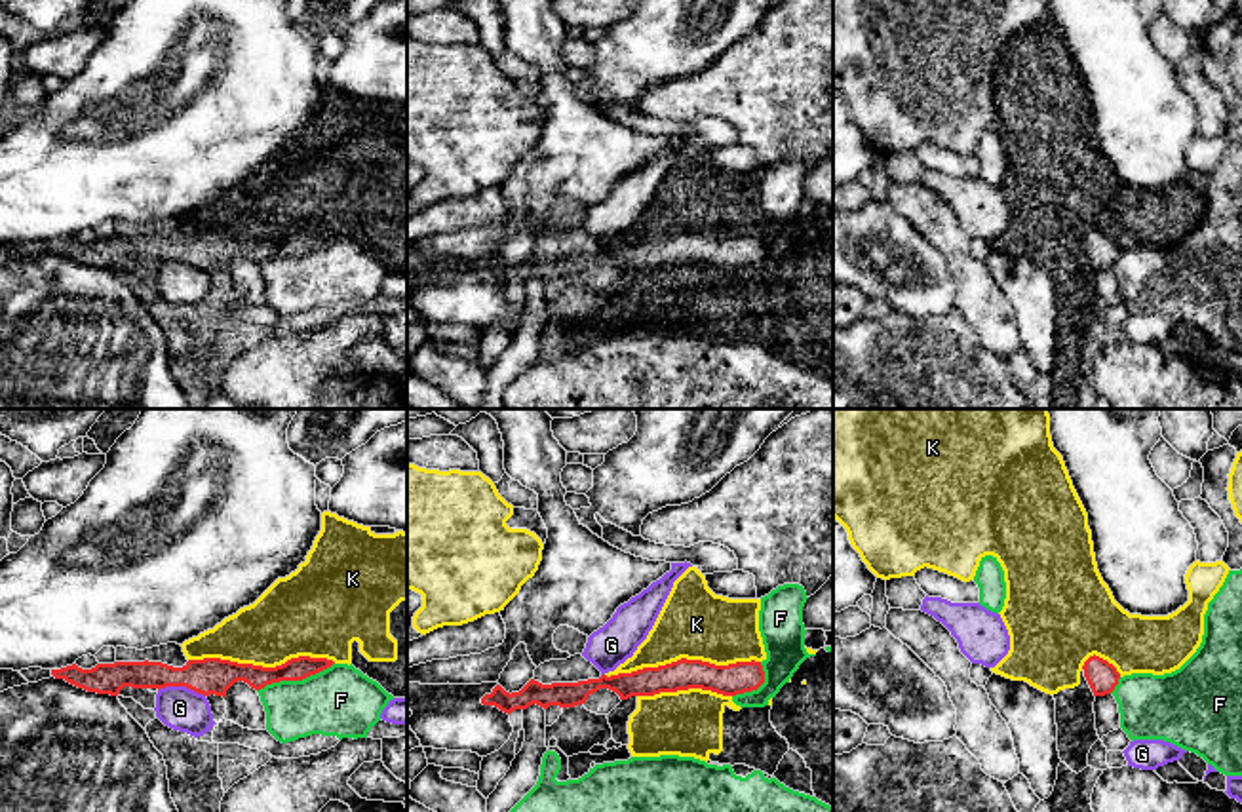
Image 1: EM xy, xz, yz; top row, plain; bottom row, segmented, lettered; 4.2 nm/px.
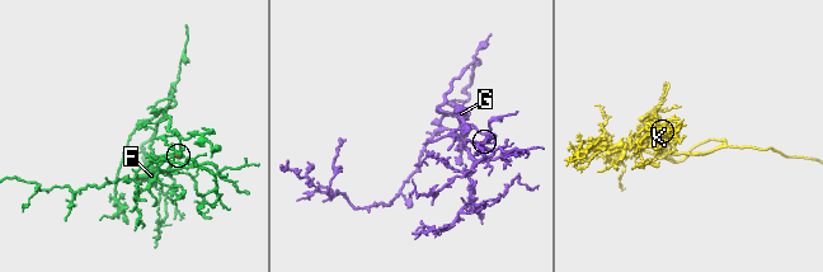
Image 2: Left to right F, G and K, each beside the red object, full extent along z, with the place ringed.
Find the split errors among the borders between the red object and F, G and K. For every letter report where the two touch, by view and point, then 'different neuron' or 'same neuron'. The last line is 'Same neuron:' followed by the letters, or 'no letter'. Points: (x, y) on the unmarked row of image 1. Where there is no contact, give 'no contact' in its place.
F: xy (295, 253) | different neuron
G: xy (181, 259) | different neuron
K: xz (681, 232) | different neuron
Same neuron: no letter

